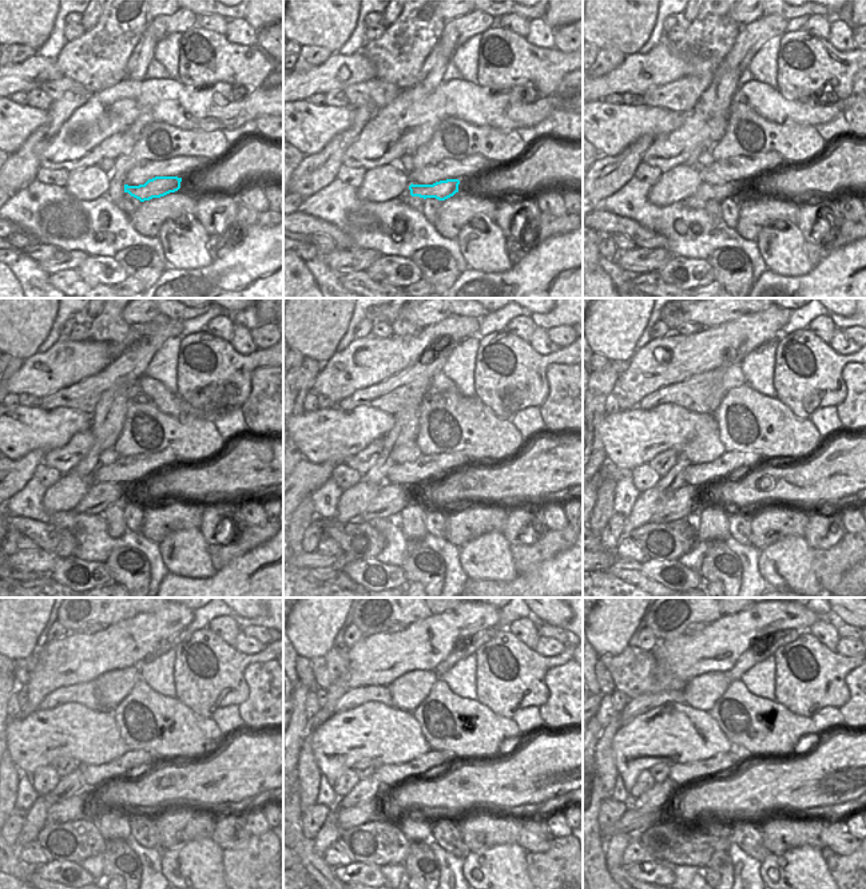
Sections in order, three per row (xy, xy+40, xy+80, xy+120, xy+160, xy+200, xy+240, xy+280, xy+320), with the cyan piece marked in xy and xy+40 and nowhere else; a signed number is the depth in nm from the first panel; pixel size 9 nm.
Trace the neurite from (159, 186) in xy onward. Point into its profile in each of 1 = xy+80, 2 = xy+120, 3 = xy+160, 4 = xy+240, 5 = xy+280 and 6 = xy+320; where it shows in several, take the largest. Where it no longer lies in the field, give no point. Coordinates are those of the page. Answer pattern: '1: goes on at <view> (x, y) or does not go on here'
1: goes on at xy+80 (706, 191)
2: goes on at xy+120 (100, 495)
3: goes on at xy+160 (390, 499)
4: goes on at xy+240 (71, 809)
5: goes on at xy+280 (348, 817)
6: goes on at xy+320 (632, 822)

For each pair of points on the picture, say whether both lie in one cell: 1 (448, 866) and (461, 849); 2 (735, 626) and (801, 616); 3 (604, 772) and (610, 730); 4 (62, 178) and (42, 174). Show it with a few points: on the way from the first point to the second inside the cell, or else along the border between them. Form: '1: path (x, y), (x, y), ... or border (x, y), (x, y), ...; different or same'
1: border (432, 837), (443, 848), (463, 860); different
2: path (751, 626), (763, 619), (785, 619); same
3: path (604, 761), (606, 741); same
4: path (56, 177), (47, 175); same

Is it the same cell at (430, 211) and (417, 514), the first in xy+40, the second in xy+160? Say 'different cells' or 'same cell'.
different cells

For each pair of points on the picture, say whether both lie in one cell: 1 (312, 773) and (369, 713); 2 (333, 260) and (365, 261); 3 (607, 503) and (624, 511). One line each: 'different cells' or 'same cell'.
1: different cells
2: same cell
3: different cells

